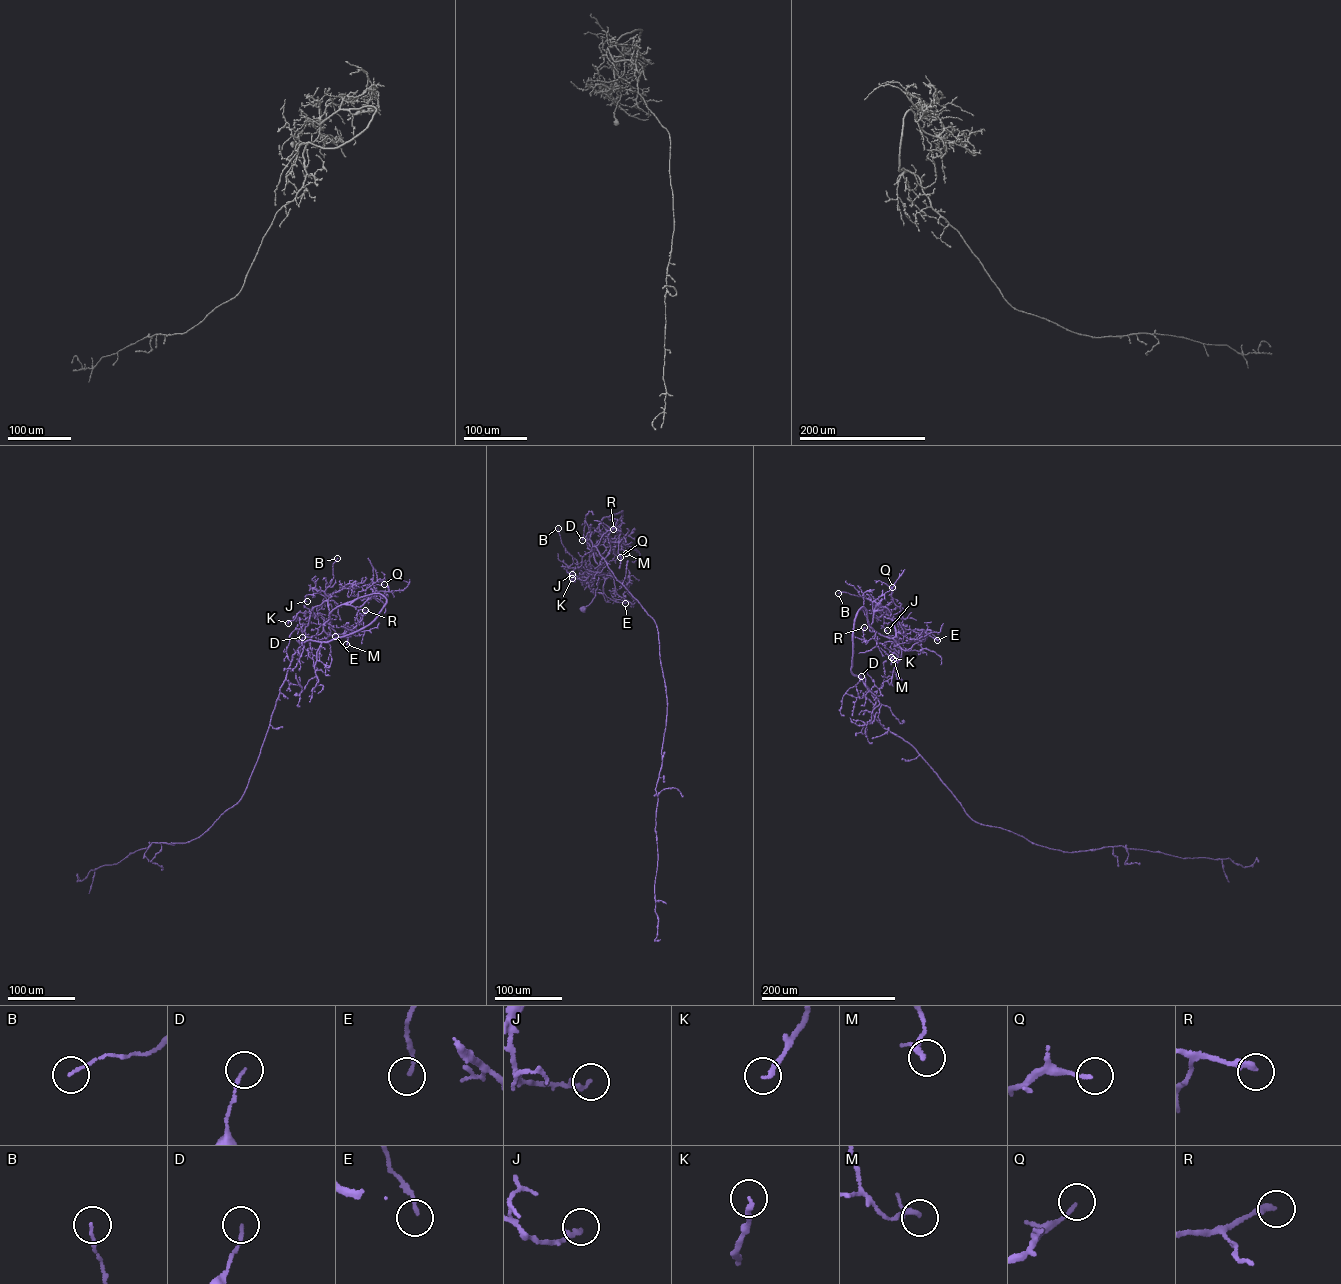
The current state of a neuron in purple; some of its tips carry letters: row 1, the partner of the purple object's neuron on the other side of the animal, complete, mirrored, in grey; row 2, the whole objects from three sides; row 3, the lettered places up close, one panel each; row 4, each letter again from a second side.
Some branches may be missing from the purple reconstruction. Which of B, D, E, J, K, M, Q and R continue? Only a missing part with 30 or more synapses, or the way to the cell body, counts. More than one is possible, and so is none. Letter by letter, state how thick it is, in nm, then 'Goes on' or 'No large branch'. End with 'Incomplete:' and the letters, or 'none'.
B: Thickness 100 nm. No large branch
D: Thickness 110 nm. No large branch
E: Thickness 140 nm. No large branch
J: Thickness 190 nm. No large branch
K: Thickness 180 nm. No large branch
M: Thickness 140 nm. No large branch
Q: Thickness 130 nm. No large branch
R: Thickness 260 nm. No large branch
Incomplete: none

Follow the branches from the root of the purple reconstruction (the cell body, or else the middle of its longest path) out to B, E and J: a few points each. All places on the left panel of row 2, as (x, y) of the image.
B: (296, 617), (317, 624), (329, 619), (329, 598), (324, 591), (333, 577), (333, 564), (337, 558)
E: (296, 617), (324, 624), (330, 614), (330, 621), (322, 624), (324, 621), (331, 625), (335, 636)
J: (296, 617), (317, 624), (329, 619), (329, 598), (323, 591), (306, 595), (307, 601)

